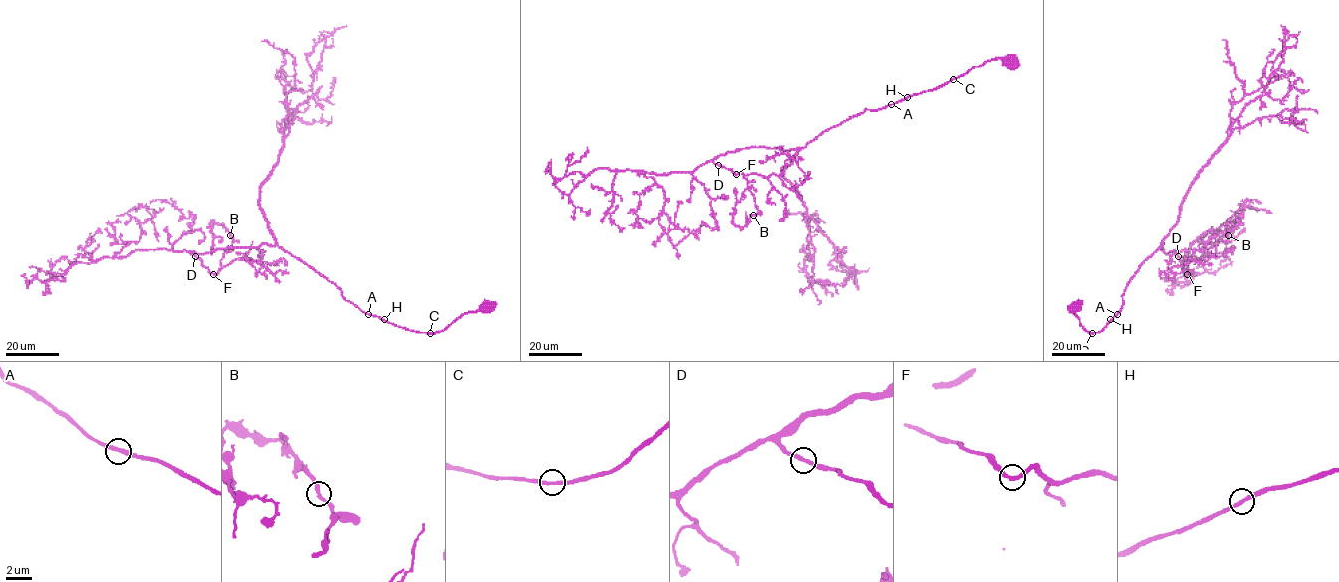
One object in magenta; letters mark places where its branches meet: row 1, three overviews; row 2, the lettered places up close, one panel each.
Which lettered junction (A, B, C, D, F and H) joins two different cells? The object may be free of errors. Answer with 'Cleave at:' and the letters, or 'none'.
Cleave at: none

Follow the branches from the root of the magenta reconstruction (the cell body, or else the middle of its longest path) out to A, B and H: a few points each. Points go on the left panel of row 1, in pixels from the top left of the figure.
A: (485, 307), (463, 314), (434, 333), (410, 331), (368, 314)
B: (485, 307), (440, 331), (416, 332), (361, 311), (277, 245), (190, 252), (216, 274), (235, 240), (230, 235)
H: (485, 307), (463, 314), (434, 333), (410, 331), (384, 319)

